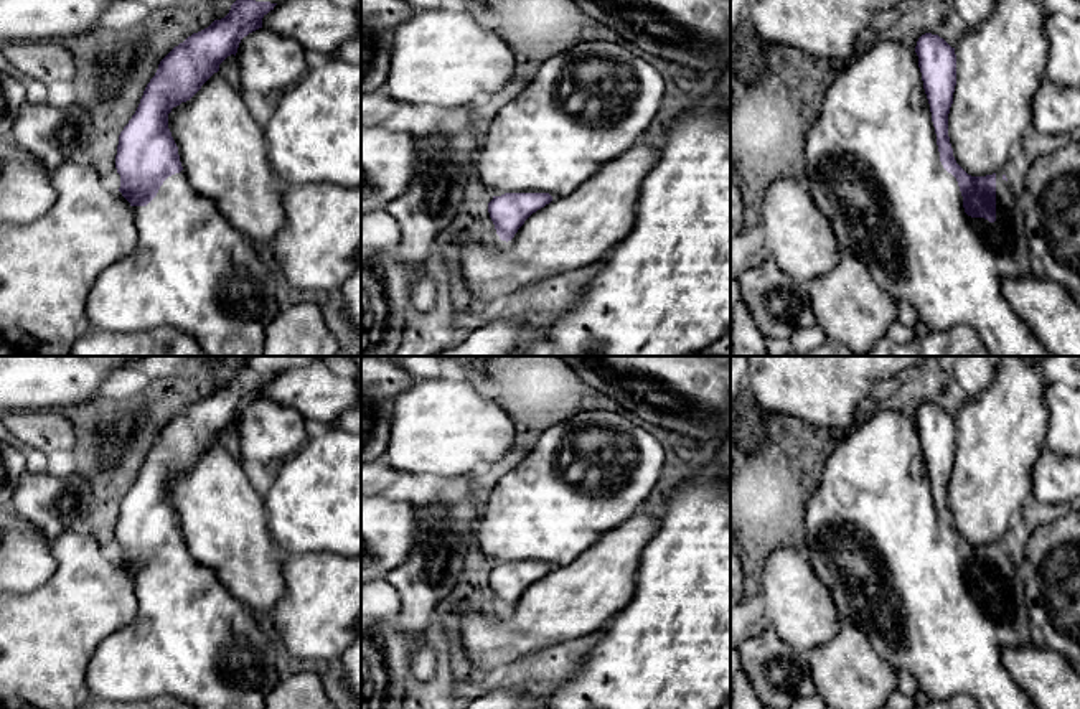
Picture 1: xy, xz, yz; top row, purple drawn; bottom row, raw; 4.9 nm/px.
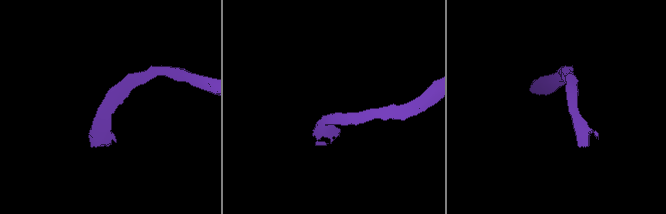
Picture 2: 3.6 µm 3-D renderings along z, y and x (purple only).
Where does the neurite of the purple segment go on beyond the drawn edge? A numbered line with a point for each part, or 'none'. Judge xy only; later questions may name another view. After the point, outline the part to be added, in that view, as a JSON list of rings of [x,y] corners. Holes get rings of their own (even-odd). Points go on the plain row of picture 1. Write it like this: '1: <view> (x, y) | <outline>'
1: xy (192, 638) | [[[183,539],[168,546],[147,575],[132,575],[120,561],[117,564],[135,585],[139,608],[129,625],[97,646],[86,674],[92,697],[139,702],[171,696],[196,709],[265,709],[267,694],[280,681],[275,668],[275,633],[259,623],[254,610],[237,600],[211,569],[191,557]]]

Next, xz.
1: xz (586, 475) | [[[584,409],[567,420],[562,420],[549,429],[546,429],[533,450],[508,473],[488,481],[488,495],[483,503],[481,521],[478,524],[478,533],[475,536],[475,551],[488,556],[495,566],[505,562],[549,562],[552,569],[571,564],[579,554],[594,546],[605,533],[618,528],[632,516],[638,514],[648,496],[656,485],[661,468],[664,465],[666,453],[660,440],[648,434],[645,429],[633,424],[633,420],[620,412],[612,411],[590,411]]]

